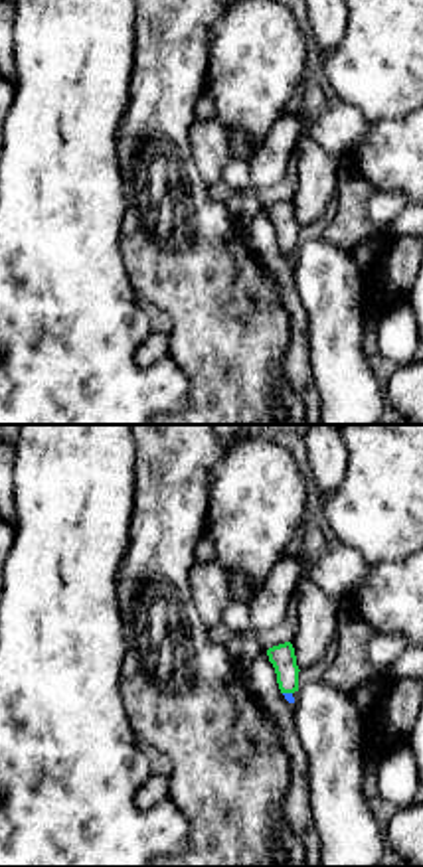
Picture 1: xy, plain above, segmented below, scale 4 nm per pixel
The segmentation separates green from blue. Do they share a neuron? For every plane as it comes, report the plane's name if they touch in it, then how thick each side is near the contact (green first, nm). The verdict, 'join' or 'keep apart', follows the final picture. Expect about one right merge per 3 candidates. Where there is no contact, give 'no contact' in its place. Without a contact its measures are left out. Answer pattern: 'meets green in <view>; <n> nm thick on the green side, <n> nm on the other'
meets green in xy; 100 nm thick on the green side, 40 nm on the other

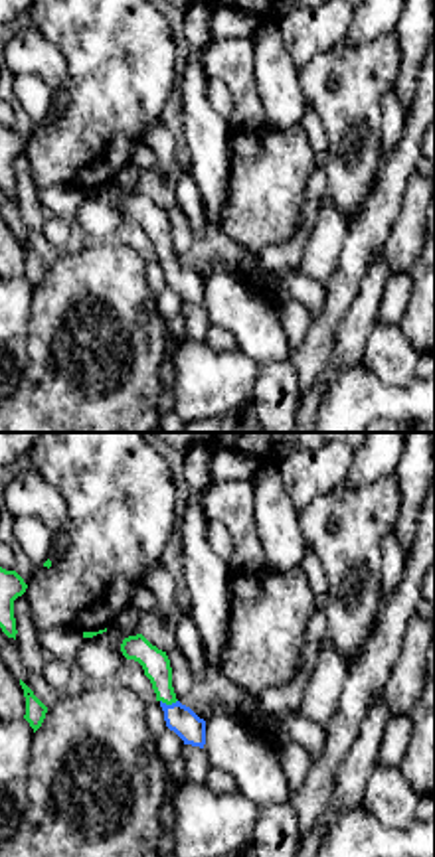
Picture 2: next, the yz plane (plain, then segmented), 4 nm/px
meets green in yz; 120 nm thick on the green side, 120 nm on the other

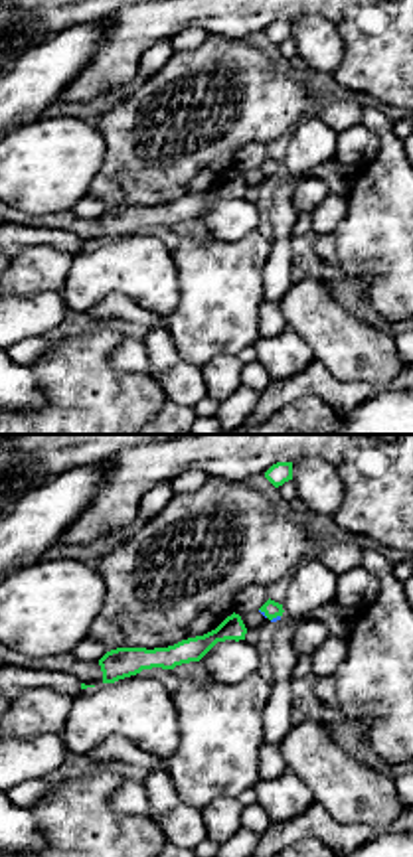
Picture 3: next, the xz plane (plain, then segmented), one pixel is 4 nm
meets green in xz; 70 nm thick on the green side, 20 nm on the other

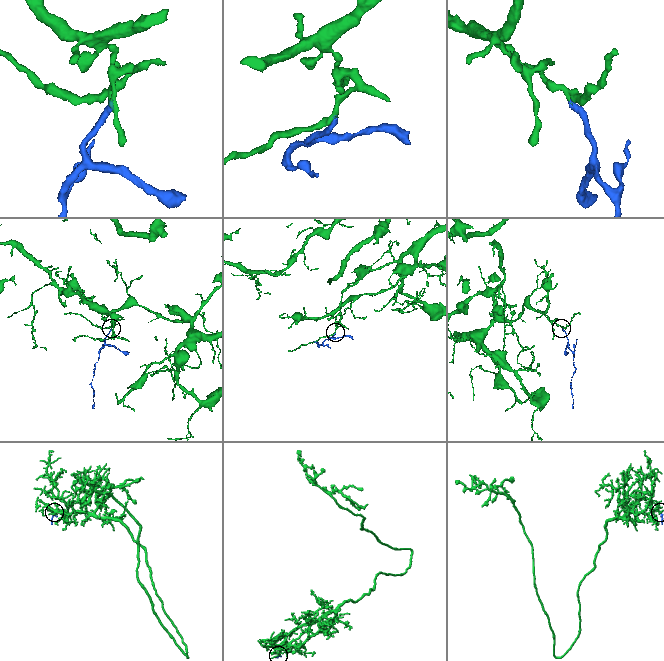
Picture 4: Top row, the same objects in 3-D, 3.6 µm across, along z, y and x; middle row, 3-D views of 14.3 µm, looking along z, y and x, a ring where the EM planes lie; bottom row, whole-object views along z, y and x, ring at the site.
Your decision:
join

